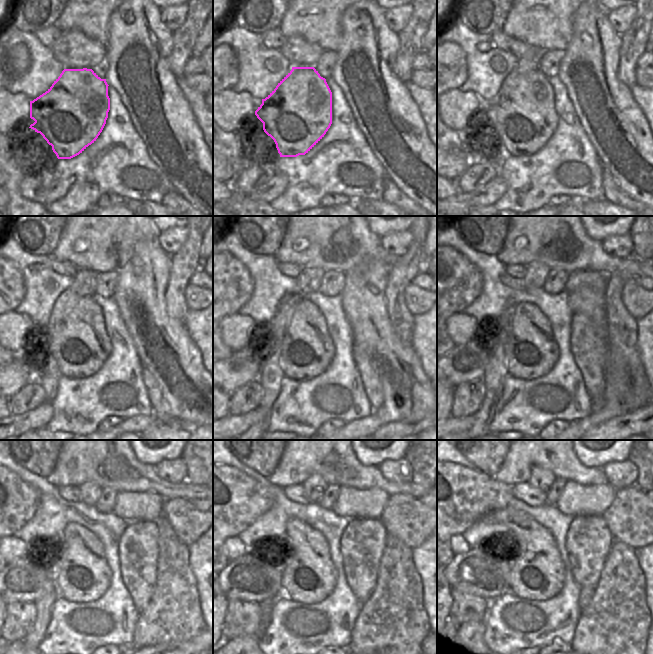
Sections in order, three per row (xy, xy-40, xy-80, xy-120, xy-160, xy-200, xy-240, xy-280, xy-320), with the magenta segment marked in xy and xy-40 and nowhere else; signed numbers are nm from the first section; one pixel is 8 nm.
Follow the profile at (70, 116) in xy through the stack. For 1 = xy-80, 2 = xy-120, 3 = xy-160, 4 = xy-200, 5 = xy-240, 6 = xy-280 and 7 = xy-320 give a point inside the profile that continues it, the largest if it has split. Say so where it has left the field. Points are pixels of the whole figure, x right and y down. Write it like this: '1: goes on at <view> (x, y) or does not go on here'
1: goes on at xy-80 (523, 114)
2: goes on at xy-120 (76, 334)
3: goes on at xy-160 (306, 348)
4: goes on at xy-200 (530, 352)
5: goes on at xy-240 (84, 576)
6: goes on at xy-280 (309, 576)
7: goes on at xy-320 (537, 574)

